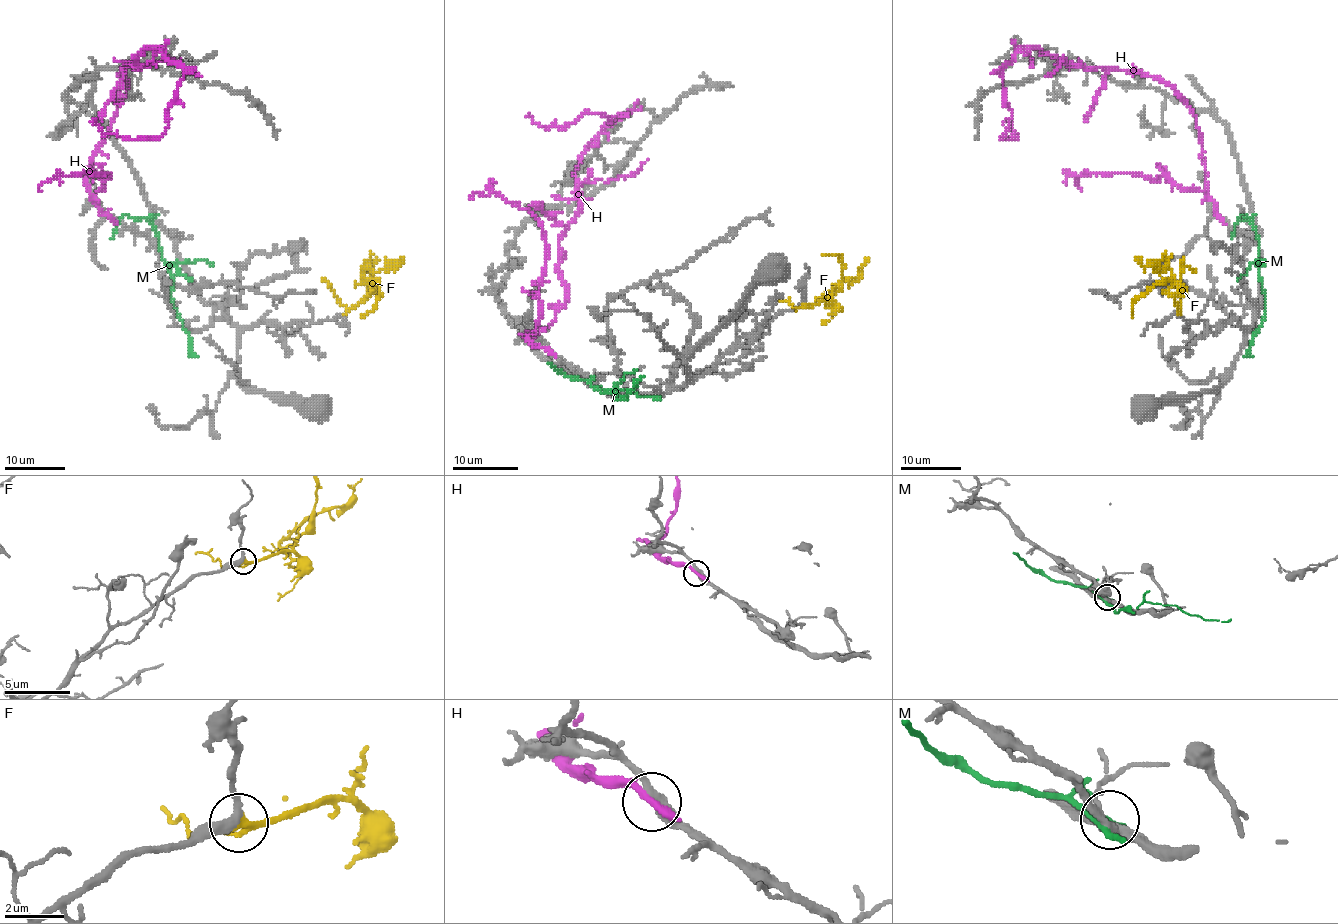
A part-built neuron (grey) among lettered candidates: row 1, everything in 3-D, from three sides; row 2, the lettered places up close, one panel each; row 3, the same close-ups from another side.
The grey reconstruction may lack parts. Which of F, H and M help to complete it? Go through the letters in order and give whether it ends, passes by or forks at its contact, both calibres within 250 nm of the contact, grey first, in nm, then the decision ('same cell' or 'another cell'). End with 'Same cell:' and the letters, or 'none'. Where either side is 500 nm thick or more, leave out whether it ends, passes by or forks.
F: it passes by | 280/200 nm | same cell
H: it passes by | 400/280 nm | another cell
M: it passes by | 380/150 nm | another cell
Same cell: F

